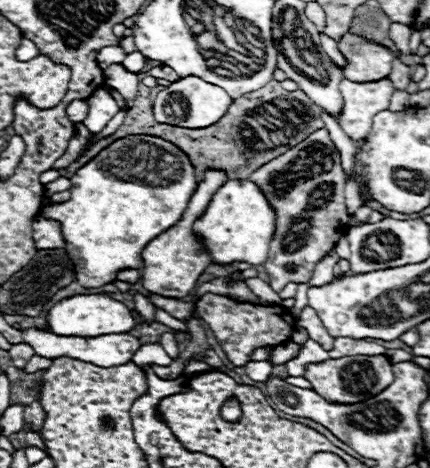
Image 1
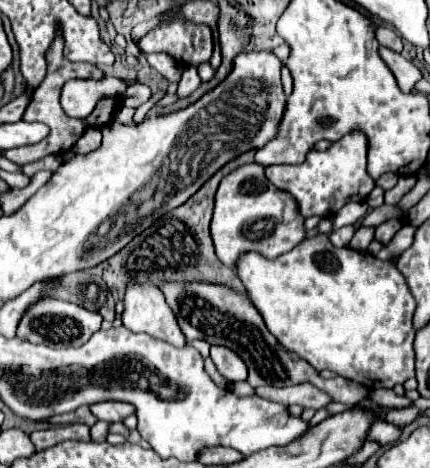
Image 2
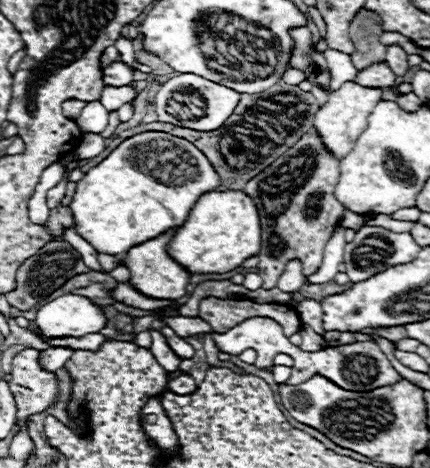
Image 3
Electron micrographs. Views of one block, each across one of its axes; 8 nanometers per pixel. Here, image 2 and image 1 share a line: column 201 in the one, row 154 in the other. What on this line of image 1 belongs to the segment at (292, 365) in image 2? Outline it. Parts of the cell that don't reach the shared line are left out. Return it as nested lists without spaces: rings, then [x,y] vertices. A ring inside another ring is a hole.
[[[320,128],[312,132],[304,142],[250,174],[248,180],[256,182],[276,214],[276,232],[264,262],[268,284],[280,292],[288,282],[300,284],[310,280],[316,262],[346,234],[350,220],[344,204],[344,170],[328,130]]]

